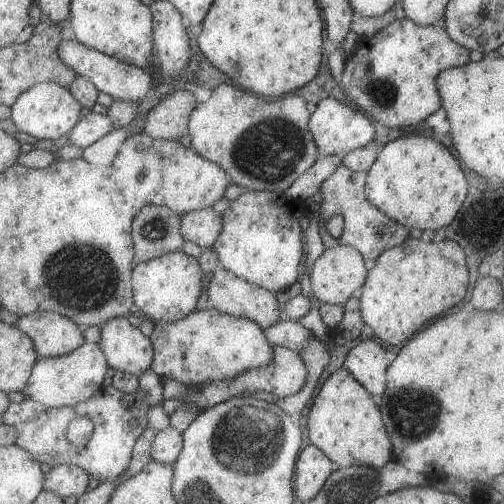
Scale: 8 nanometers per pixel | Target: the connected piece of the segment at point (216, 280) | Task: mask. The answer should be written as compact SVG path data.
M224 266L214 272L209 283L208 296L210 306L236 317L254 320L264 331L284 319L283 306L279 306L275 292L237 276Z

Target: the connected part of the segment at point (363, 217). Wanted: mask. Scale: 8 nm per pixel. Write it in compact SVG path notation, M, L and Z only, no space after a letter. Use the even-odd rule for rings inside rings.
M343 164L329 180L322 184L323 202L319 216L319 234L327 250L339 245L353 245L359 249L359 252L363 253L367 260L377 260L383 252L398 247L409 238L409 228L404 224L399 224L399 221L393 220L390 216L387 216L387 213L371 204L366 193L367 181L368 172L354 171ZM335 214L341 214L345 220L343 233L338 238L332 236L331 232L327 230L327 222Z

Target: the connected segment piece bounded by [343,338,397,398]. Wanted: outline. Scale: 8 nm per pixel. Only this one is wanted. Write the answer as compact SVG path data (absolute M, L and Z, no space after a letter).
M373 338L361 341L347 354L343 366L375 397L387 390L387 370L397 360L397 352L387 350Z

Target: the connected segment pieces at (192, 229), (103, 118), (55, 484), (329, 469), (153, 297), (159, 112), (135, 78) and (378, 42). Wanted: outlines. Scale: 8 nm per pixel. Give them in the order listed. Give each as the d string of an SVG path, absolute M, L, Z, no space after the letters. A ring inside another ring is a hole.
M211 209L191 211L182 217L182 233L186 240L204 250L213 247L223 230L222 214Z
M88 112L79 124L69 134L69 143L86 149L88 146L95 144L116 128L114 120L106 114Z
M59 465L52 467L46 474L45 491L53 491L60 497L80 497L87 492L90 474L77 465Z
M313 443L308 444L298 460L298 472L295 477L296 493L302 502L314 499L327 479L334 473L331 457Z
M181 249L138 263L134 268L135 308L139 308L143 312L142 317L149 318L154 325L162 320L181 320L197 308L203 294L205 275L200 259L185 254Z
M187 90L174 91L166 95L149 110L144 132L156 139L173 139L189 135L190 116L197 108L197 98Z
M77 38L62 40L58 51L62 61L75 70L78 76L83 75L92 80L101 92L109 94L113 99L141 102L152 93L153 76L145 72L144 68L129 64L119 57L108 55L100 50L89 48Z
M409 17L399 18L359 46L346 58L340 88L353 106L371 114L389 128L415 126L444 108L438 76L448 68L471 61L470 49L457 44L444 23L418 25Z

